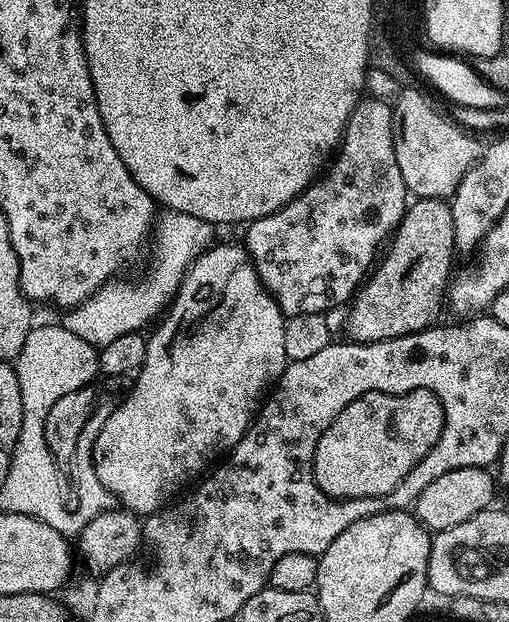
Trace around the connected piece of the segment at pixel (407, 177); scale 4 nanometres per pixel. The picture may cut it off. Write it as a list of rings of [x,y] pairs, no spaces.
[[[401,87],[394,97],[392,118],[396,122],[396,157],[402,182],[416,198],[451,198],[458,182],[480,160],[482,144],[471,131],[444,117],[416,88]]]

